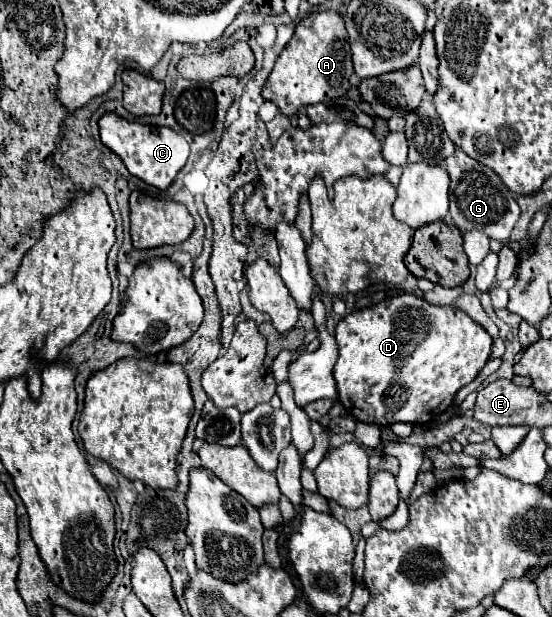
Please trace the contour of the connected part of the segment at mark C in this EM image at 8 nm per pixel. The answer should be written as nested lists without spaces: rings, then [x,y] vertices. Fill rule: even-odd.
[[[105,113],[99,119],[99,129],[101,129],[101,141],[115,155],[121,157],[127,171],[159,189],[167,189],[173,183],[177,171],[185,165],[185,161],[189,157],[189,143],[177,131],[173,131],[169,127],[129,123],[115,113]]]

